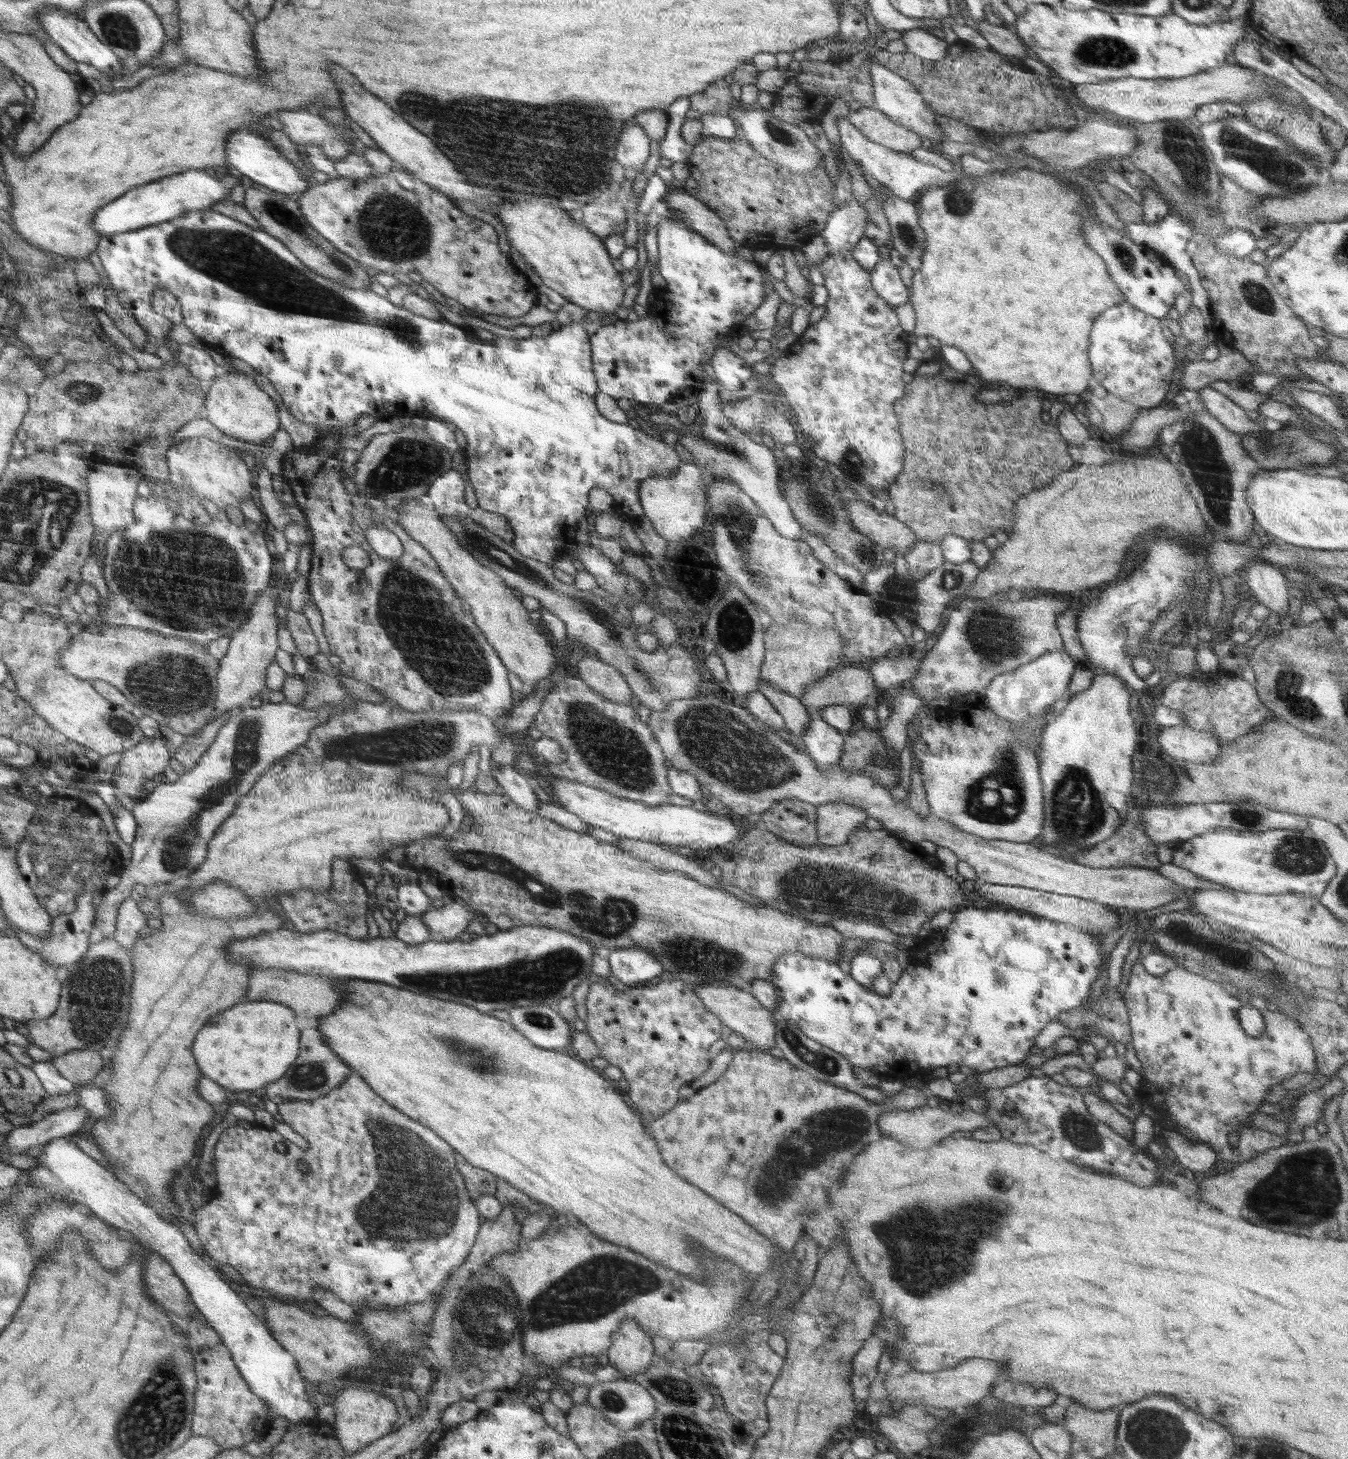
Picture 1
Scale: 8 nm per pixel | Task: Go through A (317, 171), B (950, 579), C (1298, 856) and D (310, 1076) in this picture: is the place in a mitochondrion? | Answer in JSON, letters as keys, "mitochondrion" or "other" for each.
{"A":"other","B":"mitochondrion","C":"mitochondrion","D":"mitochondrion"}

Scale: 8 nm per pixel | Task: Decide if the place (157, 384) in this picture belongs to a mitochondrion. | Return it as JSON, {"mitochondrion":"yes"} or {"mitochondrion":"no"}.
{"mitochondrion":"yes"}

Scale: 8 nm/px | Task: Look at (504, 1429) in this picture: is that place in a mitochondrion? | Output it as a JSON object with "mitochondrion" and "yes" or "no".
{"mitochondrion":"no"}

